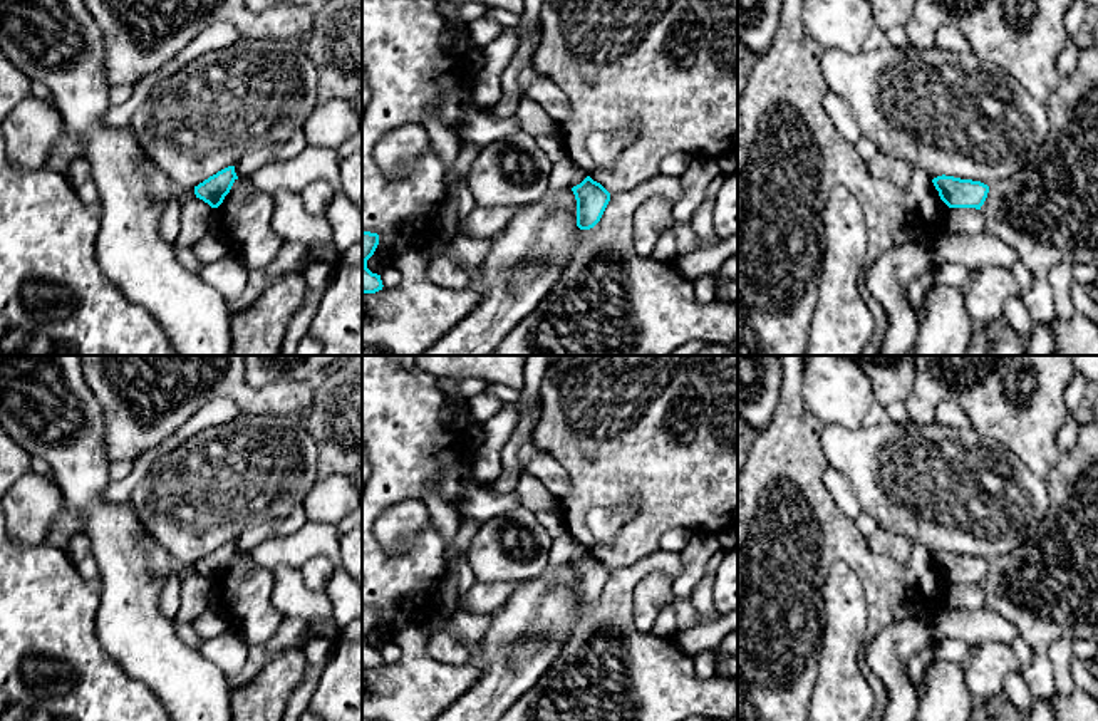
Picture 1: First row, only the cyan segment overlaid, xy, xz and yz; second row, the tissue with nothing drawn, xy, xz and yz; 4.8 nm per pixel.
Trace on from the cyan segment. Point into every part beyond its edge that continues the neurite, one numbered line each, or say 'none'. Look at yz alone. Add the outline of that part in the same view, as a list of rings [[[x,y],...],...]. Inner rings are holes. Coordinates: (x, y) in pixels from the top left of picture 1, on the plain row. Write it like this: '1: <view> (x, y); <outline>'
none

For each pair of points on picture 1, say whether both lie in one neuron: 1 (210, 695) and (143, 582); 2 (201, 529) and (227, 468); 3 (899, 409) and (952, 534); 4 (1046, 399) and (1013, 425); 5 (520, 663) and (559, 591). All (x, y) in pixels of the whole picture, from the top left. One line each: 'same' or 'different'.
1: same
2: same
3: different
4: same
5: same

